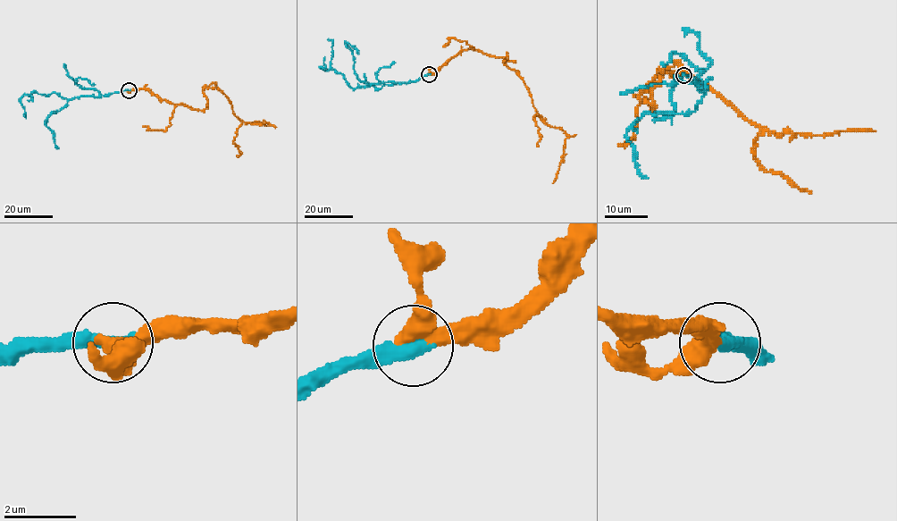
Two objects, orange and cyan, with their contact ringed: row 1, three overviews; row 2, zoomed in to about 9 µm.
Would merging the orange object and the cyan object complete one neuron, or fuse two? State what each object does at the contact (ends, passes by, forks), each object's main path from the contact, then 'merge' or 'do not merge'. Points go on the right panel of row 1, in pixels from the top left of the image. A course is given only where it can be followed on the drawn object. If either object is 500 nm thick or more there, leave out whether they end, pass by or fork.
orange passes by | cyan ends | orange via (683, 74), (662, 71), (641, 98), (653, 109), (651, 87), (676, 63), (750, 121), (776, 135), (876, 131) | cyan via (683, 74), (699, 85), (703, 94), (698, 106), (691, 112), (645, 113), (627, 132), (634, 164), (649, 179) | merge

